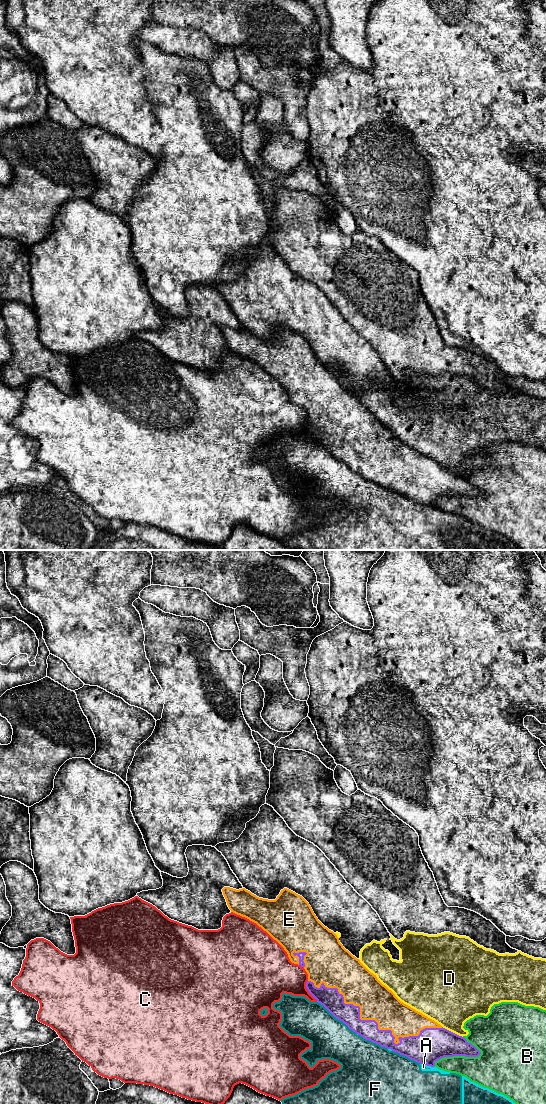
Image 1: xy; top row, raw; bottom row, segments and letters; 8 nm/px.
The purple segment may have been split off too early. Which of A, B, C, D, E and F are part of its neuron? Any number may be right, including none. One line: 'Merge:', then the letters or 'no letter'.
Merge: E

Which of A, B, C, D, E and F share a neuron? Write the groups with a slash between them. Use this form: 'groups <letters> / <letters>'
groups A F / B / C / D / E

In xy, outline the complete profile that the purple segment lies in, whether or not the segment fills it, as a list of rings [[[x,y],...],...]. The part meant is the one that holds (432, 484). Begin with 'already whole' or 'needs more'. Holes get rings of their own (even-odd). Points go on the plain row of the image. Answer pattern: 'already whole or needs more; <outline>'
needs more; [[[224,327],[222,332],[231,352],[256,363],[284,388],[292,403],[305,409],[309,433],[356,474],[431,507],[444,497],[478,497],[481,494],[464,477],[401,442],[343,387],[337,375],[318,360],[302,336],[287,328],[281,330],[275,340],[259,338],[245,328]]]

